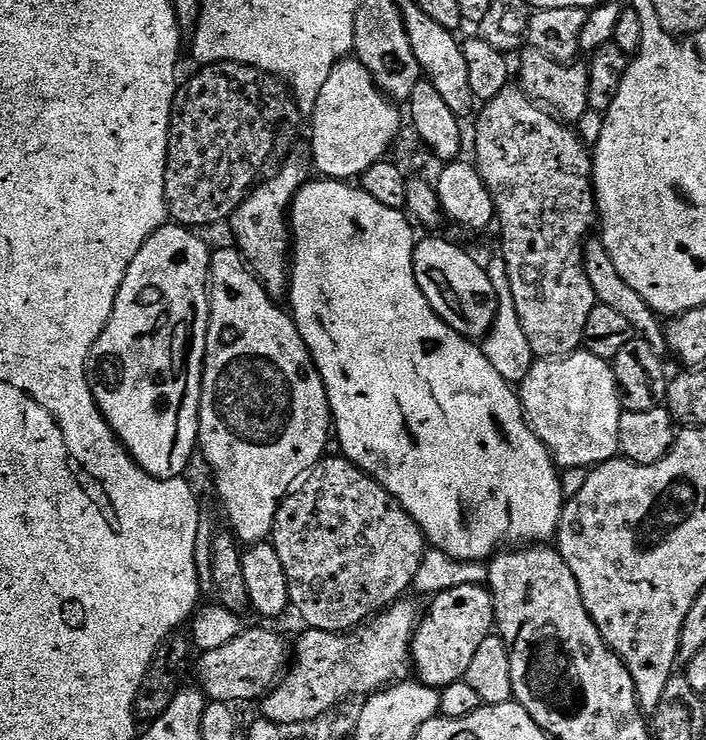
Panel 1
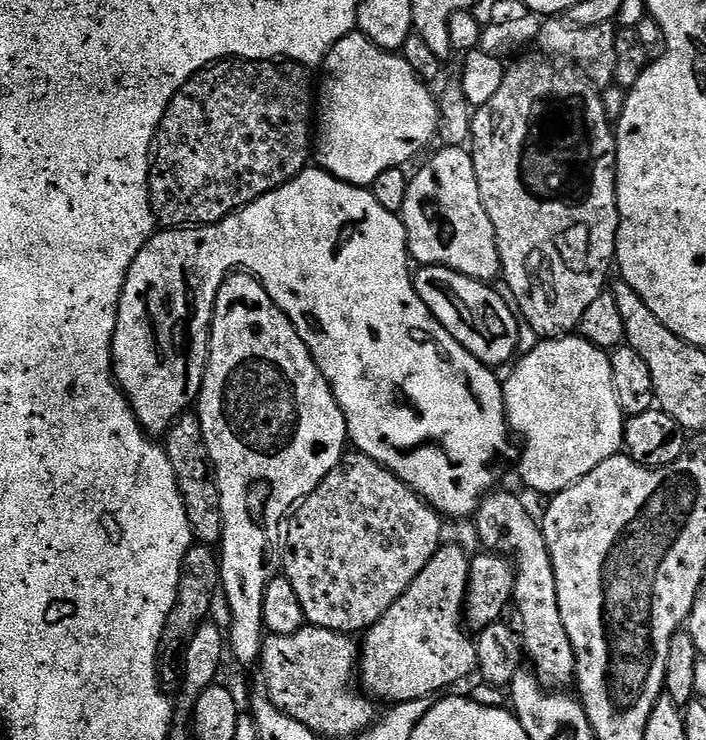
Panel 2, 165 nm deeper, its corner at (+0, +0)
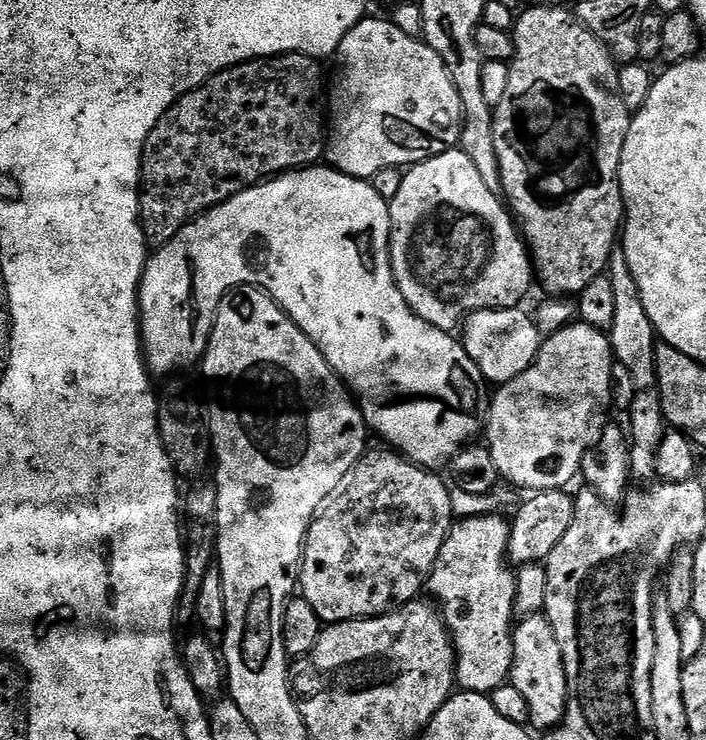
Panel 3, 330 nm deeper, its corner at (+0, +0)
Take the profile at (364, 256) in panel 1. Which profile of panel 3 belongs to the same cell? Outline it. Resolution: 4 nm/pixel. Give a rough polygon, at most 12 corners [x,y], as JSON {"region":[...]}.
{"region":[[331,166],[191,220],[140,279],[153,377],[231,288],[318,346],[389,449],[485,431],[463,343],[402,298],[389,201]]}

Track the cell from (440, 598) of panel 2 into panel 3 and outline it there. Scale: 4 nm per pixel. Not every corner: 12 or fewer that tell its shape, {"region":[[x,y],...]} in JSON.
{"region":[[503,515],[453,523],[426,588],[456,682],[512,674],[516,574]]}

